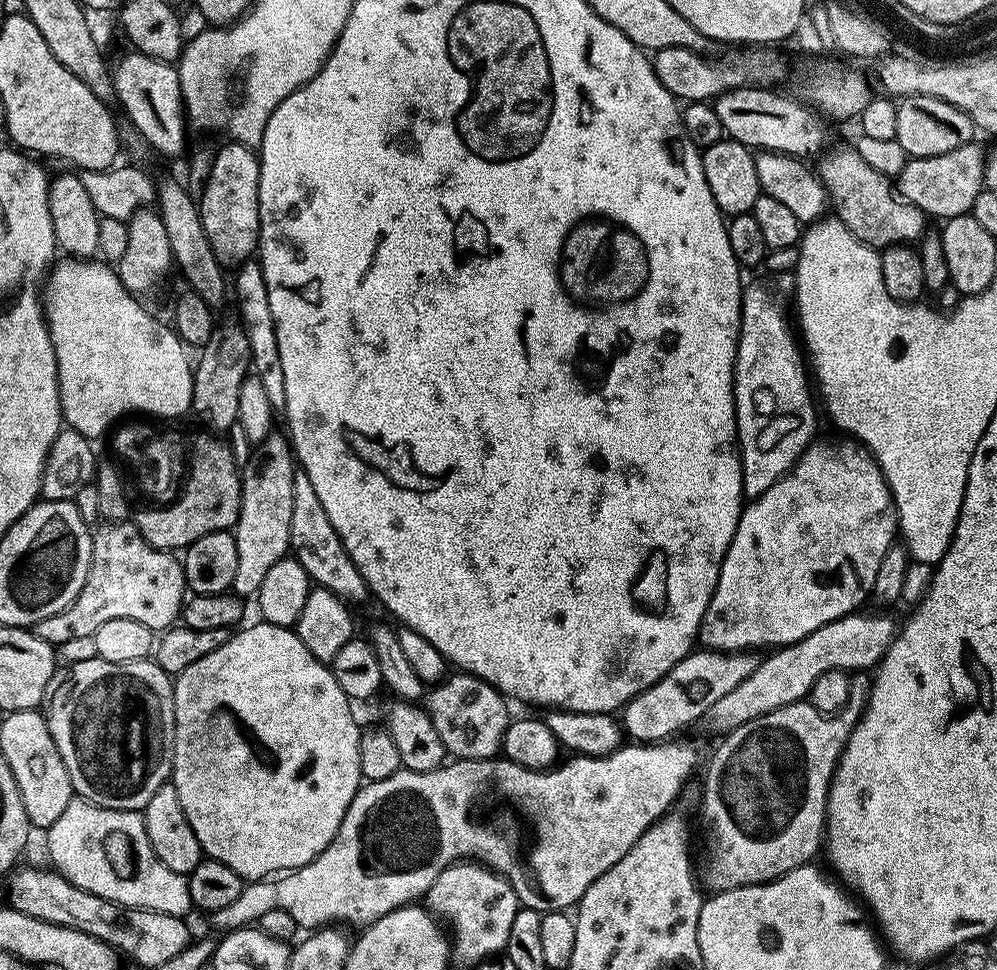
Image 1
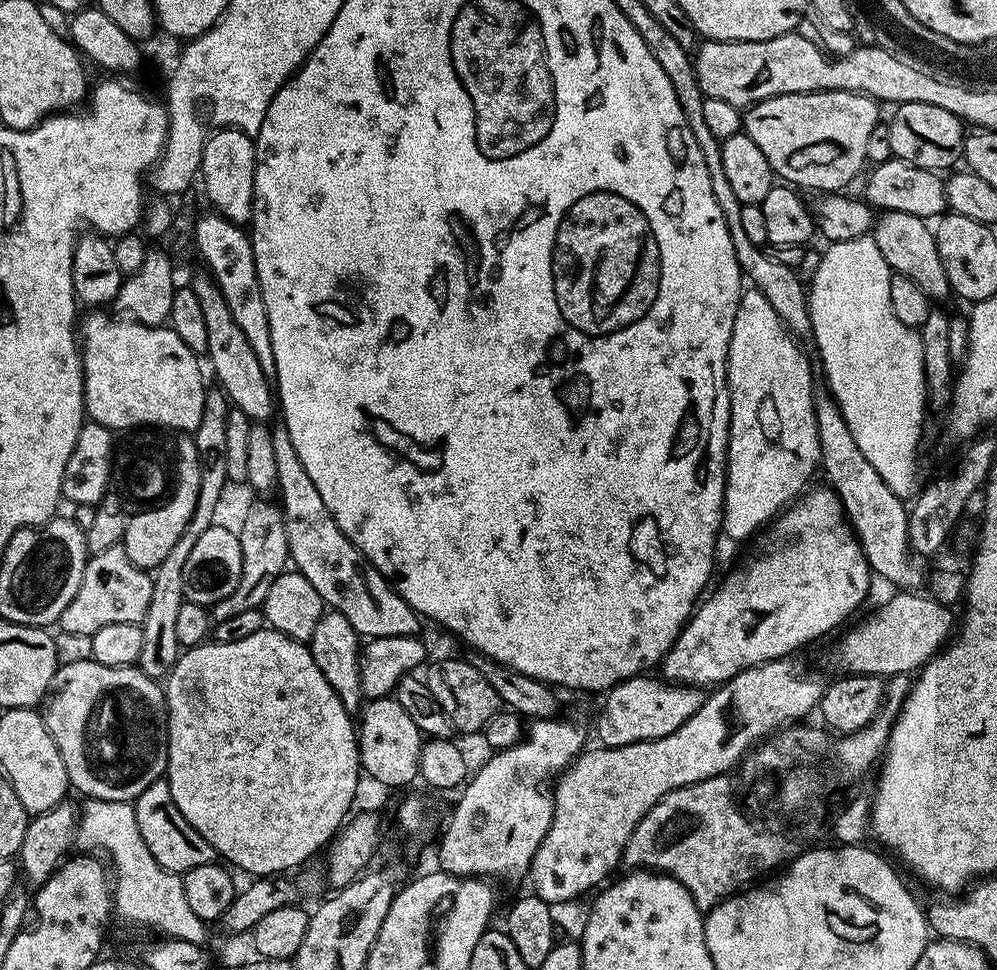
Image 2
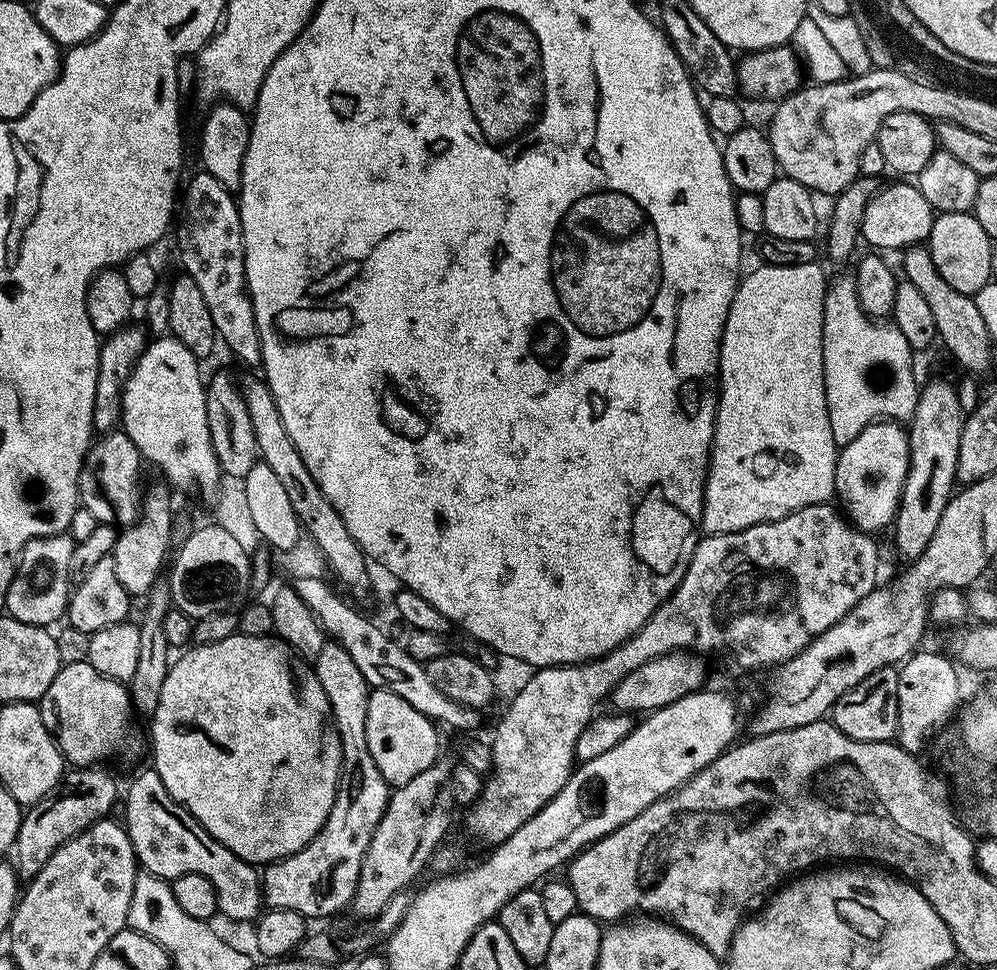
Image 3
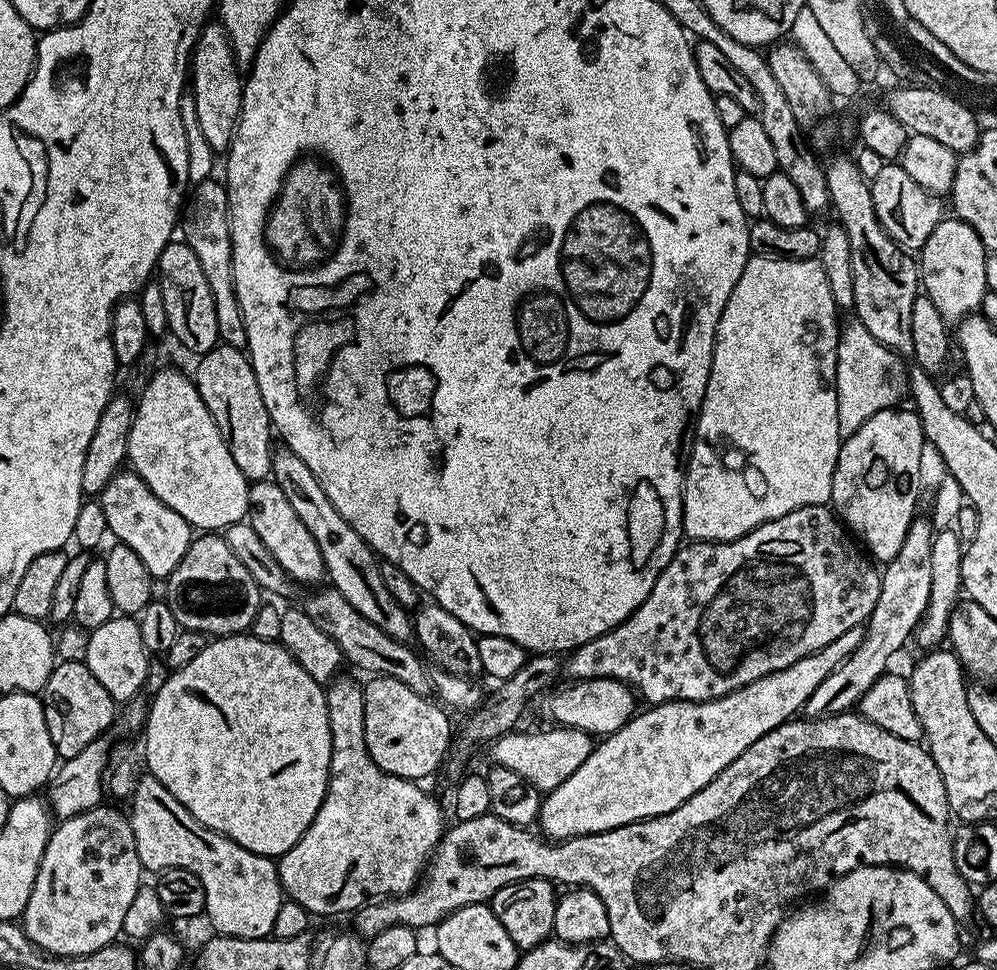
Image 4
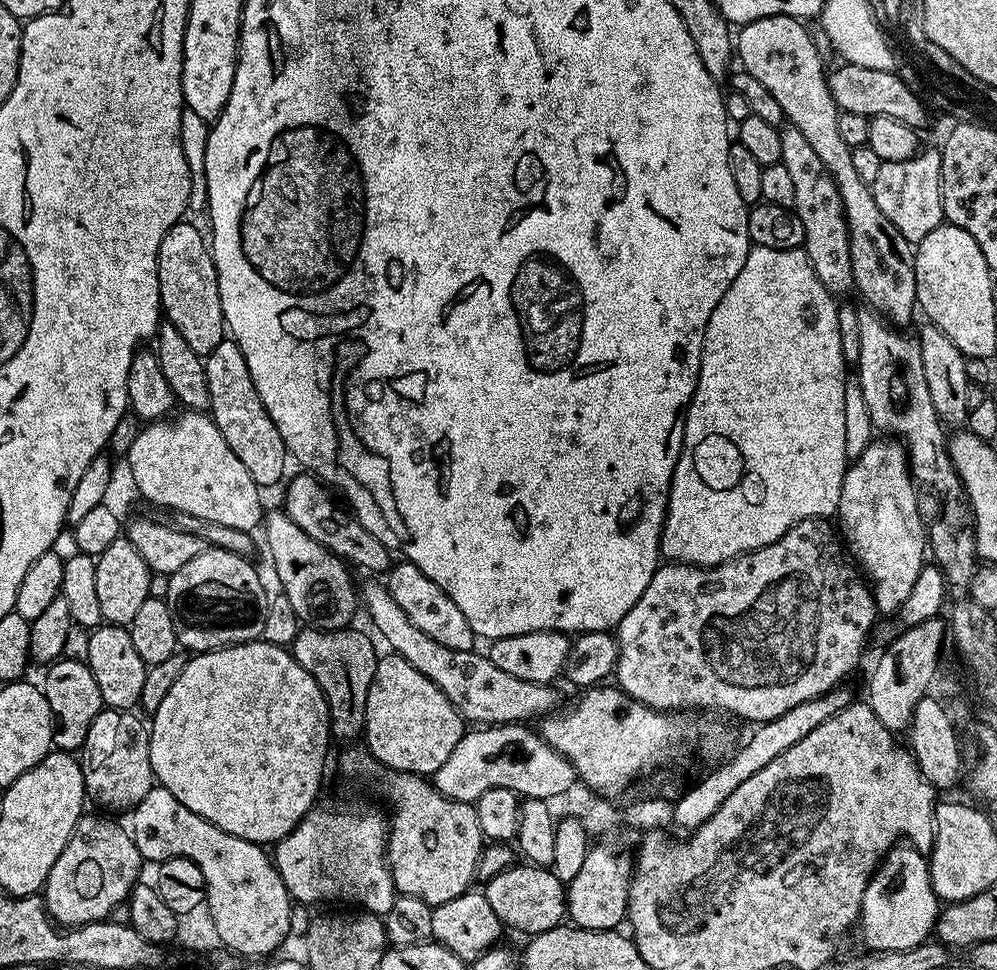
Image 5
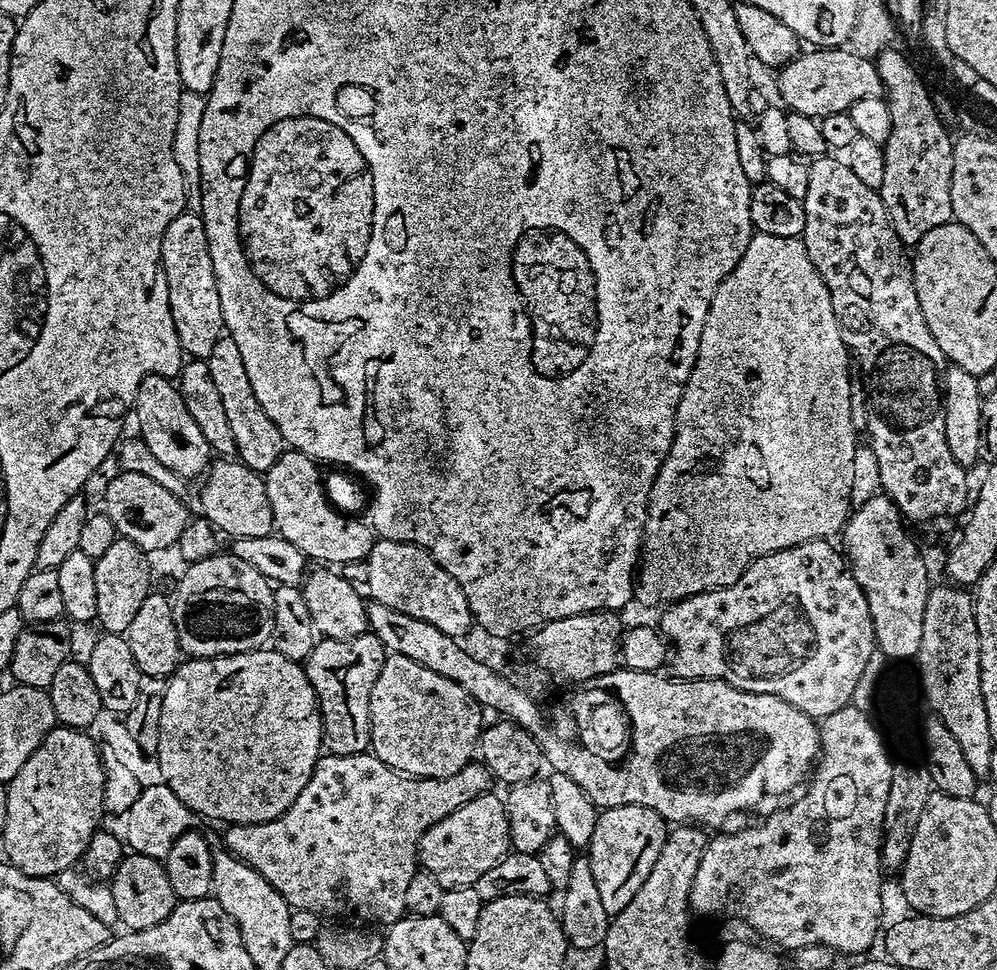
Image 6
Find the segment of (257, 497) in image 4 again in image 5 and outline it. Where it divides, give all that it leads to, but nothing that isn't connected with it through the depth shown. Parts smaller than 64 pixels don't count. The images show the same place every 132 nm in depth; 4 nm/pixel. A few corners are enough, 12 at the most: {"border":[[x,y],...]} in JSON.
{"border":[[283,510],[263,517],[279,591],[310,628],[349,627],[349,565]]}

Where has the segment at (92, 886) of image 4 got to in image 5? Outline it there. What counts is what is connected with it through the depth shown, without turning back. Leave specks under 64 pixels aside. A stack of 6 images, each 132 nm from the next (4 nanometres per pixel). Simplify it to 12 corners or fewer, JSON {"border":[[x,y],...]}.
{"border":[[81,816],[42,889],[64,926],[109,919],[141,879],[131,831]]}

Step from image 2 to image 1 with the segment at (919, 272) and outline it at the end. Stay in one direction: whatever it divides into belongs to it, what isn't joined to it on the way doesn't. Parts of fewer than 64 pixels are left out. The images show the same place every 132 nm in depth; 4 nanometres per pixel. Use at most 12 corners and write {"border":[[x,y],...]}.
{"border":[[855,147],[819,157],[830,208],[877,250],[925,235],[922,209]]}

